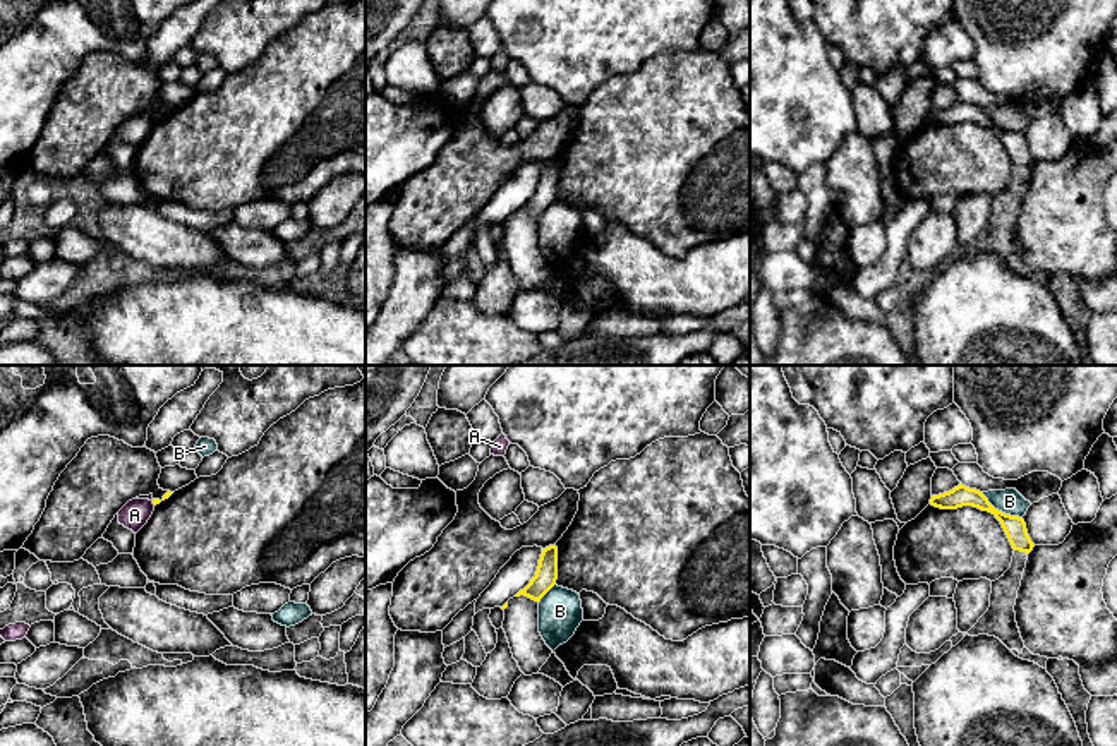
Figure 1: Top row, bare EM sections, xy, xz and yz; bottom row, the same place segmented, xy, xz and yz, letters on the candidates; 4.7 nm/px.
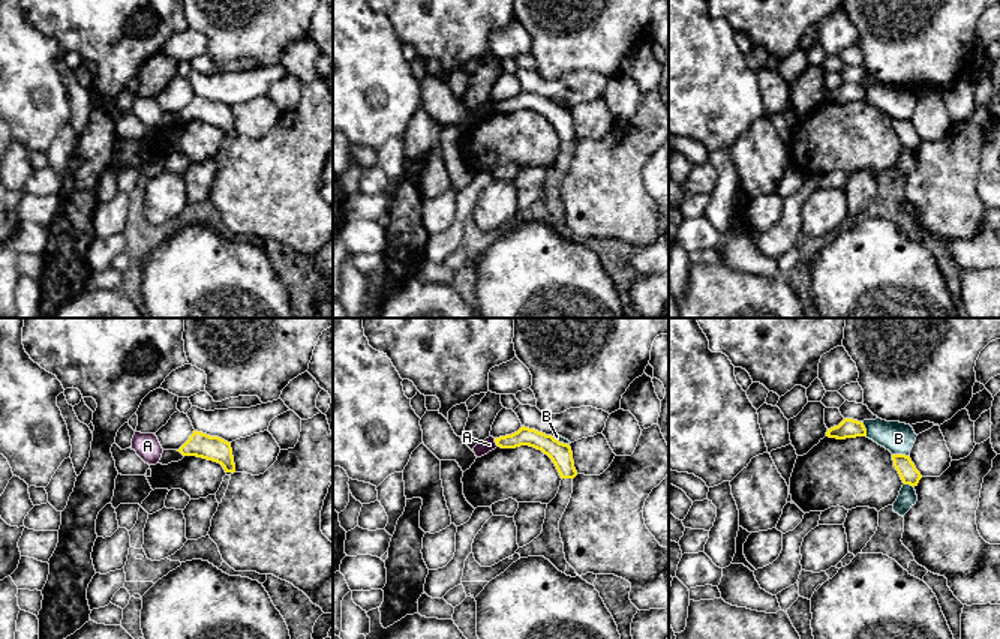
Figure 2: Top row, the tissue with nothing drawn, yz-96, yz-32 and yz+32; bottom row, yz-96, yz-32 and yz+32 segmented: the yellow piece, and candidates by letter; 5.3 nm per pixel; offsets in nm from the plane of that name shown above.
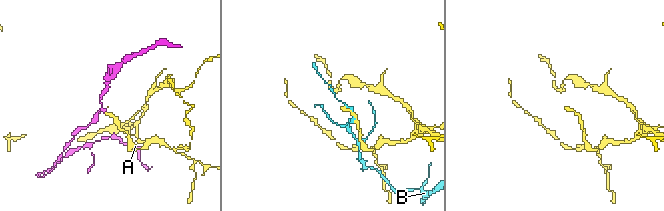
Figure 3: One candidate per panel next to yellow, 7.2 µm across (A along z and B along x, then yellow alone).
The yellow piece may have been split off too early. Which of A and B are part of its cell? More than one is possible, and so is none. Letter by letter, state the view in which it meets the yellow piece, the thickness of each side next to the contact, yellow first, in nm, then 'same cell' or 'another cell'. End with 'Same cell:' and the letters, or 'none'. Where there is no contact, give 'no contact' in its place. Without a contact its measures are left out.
A: xy | 30/140 nm | another cell
B: yz | 110/120 nm | another cell
Same cell: none

